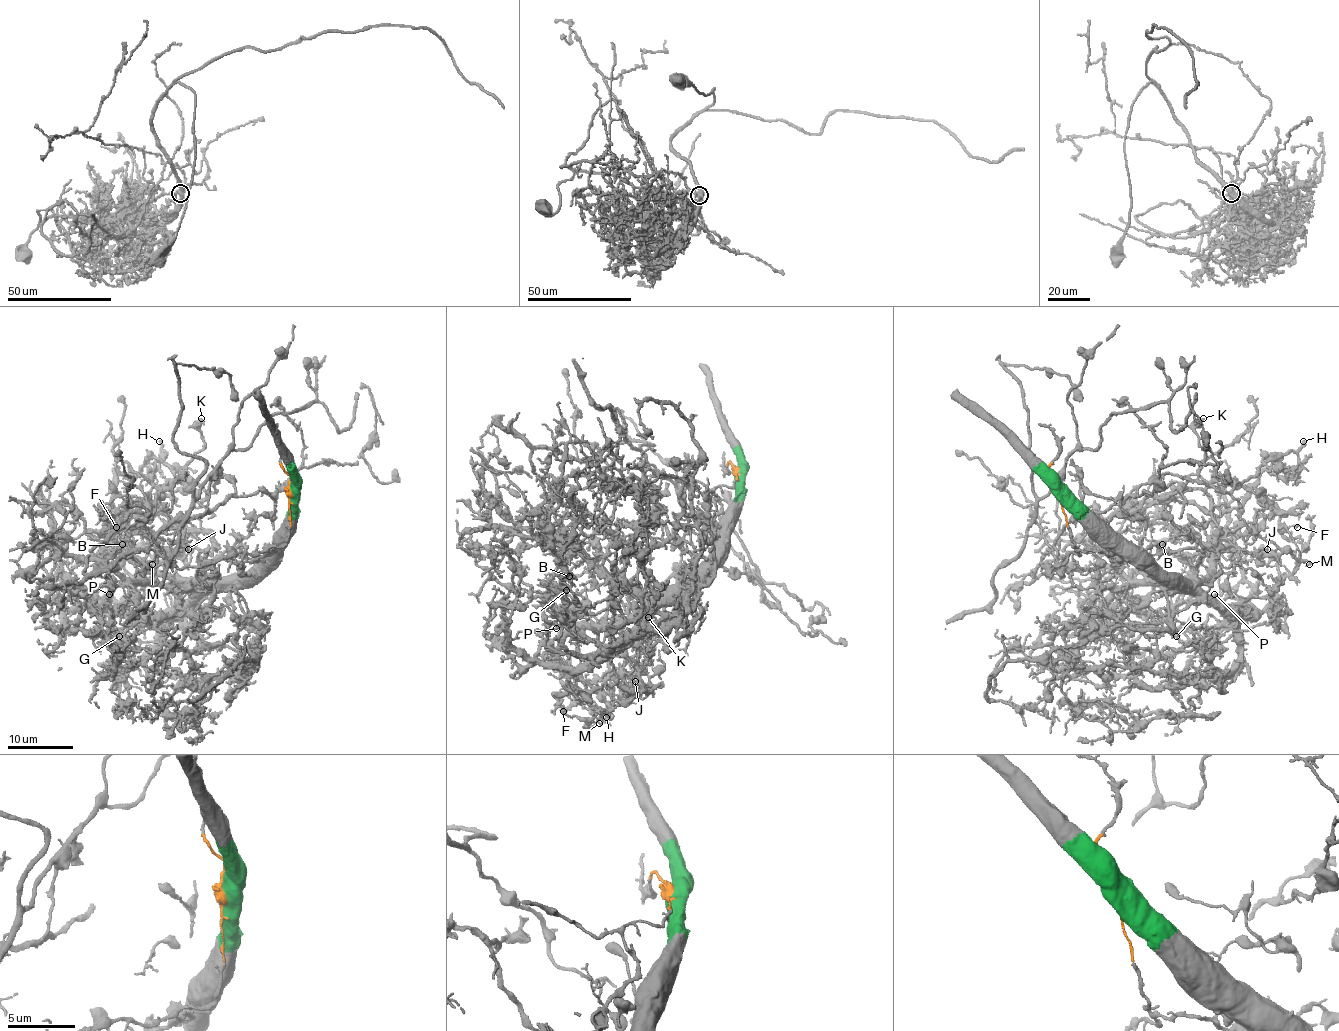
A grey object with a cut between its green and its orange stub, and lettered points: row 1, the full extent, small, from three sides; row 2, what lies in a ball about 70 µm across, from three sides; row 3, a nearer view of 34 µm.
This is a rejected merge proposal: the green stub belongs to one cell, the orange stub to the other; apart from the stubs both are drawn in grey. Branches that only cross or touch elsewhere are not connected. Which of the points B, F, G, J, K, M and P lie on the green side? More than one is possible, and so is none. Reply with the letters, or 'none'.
B, F, G, J, M, P

